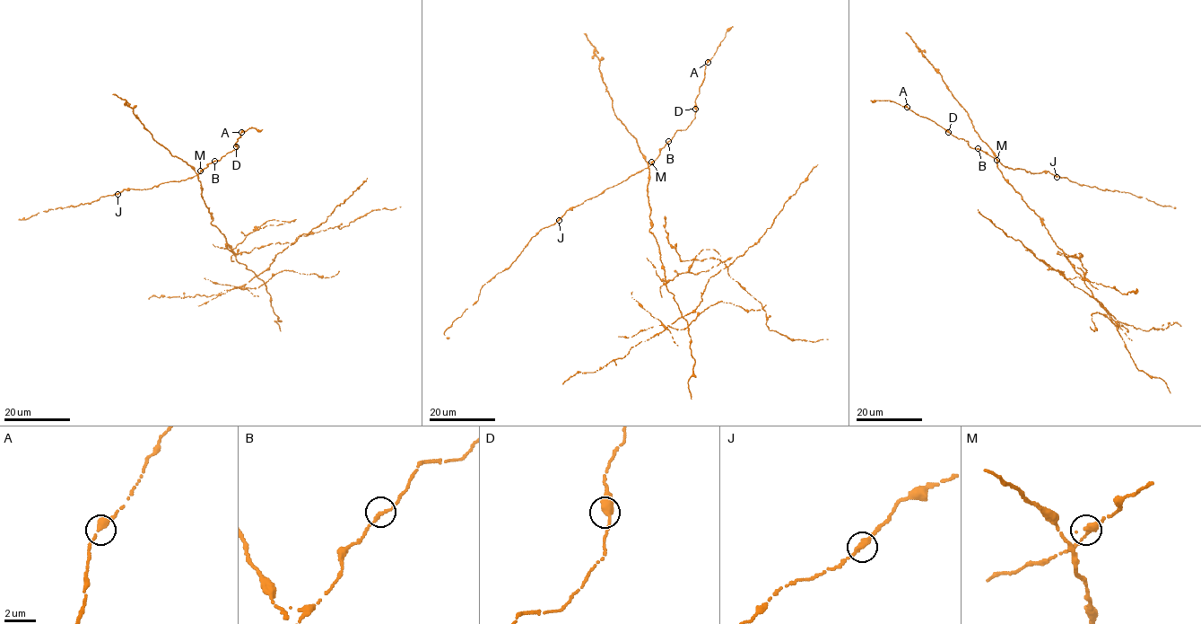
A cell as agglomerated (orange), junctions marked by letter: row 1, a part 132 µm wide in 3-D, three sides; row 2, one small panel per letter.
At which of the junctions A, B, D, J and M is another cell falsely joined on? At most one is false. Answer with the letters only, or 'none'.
M

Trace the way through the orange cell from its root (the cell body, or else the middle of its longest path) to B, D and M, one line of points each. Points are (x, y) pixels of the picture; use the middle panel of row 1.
B: (650, 219), (647, 162), (654, 161), (668, 141)
D: (650, 219), (647, 162), (654, 161), (677, 130), (684, 130), (694, 118), (695, 109)
M: (650, 219), (647, 162), (650, 162)

